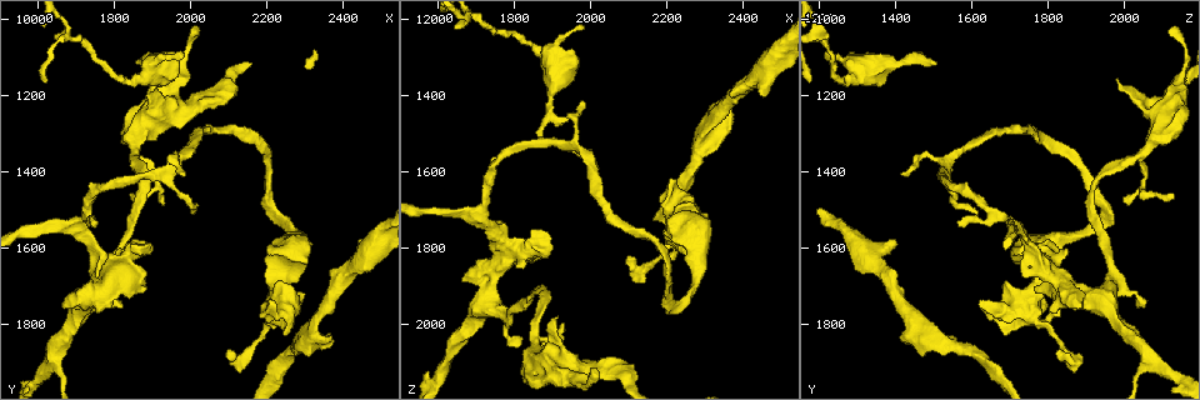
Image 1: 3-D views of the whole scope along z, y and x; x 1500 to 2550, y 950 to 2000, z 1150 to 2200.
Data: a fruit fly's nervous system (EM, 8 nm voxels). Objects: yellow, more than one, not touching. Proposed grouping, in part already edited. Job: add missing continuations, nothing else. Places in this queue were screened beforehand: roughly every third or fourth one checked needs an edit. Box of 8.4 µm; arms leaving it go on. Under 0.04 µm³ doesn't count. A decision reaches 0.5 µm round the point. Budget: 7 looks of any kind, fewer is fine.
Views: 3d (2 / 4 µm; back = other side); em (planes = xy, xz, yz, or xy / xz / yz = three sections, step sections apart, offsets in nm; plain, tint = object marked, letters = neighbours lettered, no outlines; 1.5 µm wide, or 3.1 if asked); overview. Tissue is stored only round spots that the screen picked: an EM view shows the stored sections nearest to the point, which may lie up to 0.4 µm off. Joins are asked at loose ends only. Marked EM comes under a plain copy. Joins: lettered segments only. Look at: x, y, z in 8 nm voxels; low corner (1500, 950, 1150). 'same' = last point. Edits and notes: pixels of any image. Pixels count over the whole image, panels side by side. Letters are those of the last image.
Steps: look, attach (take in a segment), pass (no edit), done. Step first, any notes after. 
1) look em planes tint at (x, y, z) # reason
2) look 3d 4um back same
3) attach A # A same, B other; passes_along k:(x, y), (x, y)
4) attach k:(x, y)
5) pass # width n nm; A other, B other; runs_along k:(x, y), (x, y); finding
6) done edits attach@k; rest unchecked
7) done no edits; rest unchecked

look em planes letters at (2450, 1585, 1410) # branch stops here

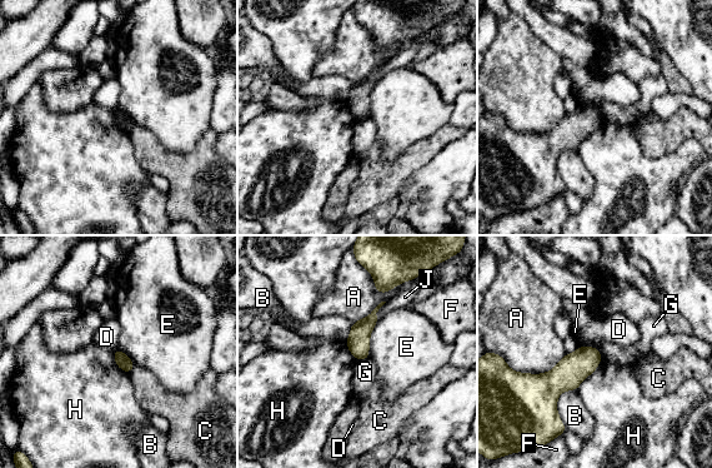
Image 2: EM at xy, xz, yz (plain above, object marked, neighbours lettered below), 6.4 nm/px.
pass # A other, B other, C other, D other, E other, F other, G other, H other, J other; border 2:(367, 358), (357, 361); no lettered segment goes on from it

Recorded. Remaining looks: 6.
look em planes letters at (2100, 1865, 1830) # thin end

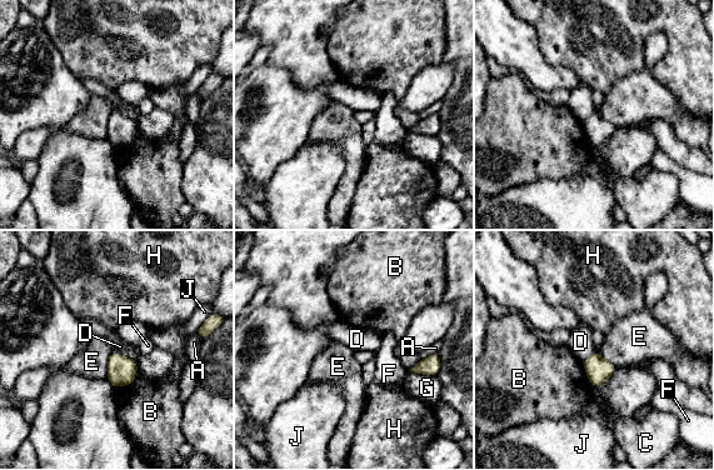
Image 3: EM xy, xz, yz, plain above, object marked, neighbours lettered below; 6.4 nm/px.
pass # A other, B other, C other, D other, E other, F other, G other, H other, J other; border 3:(111, 353), (119, 353), (135, 361); no lettered segment goes on from it

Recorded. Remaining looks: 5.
look em planes letters at (1845, 1460, 2130) # thin end

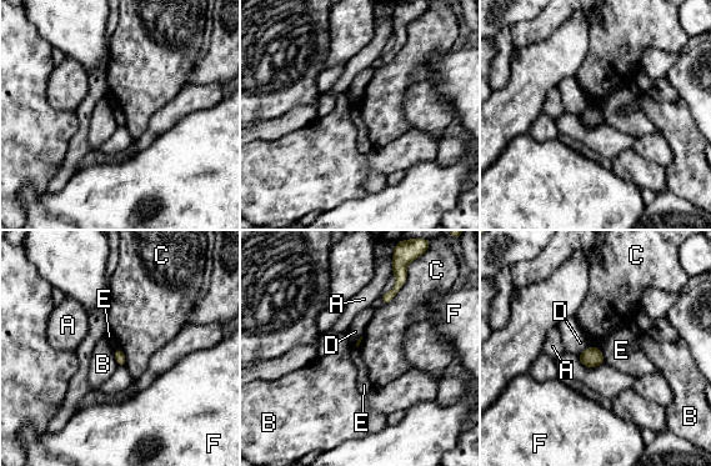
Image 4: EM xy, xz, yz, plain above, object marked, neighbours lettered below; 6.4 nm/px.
pass # A other, B other, C other, D other, E other, F other; border 4:(407, 277), (399, 292), (382, 306); no lettered segment goes on from it

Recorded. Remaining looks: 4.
done no edits; rest unchecked

